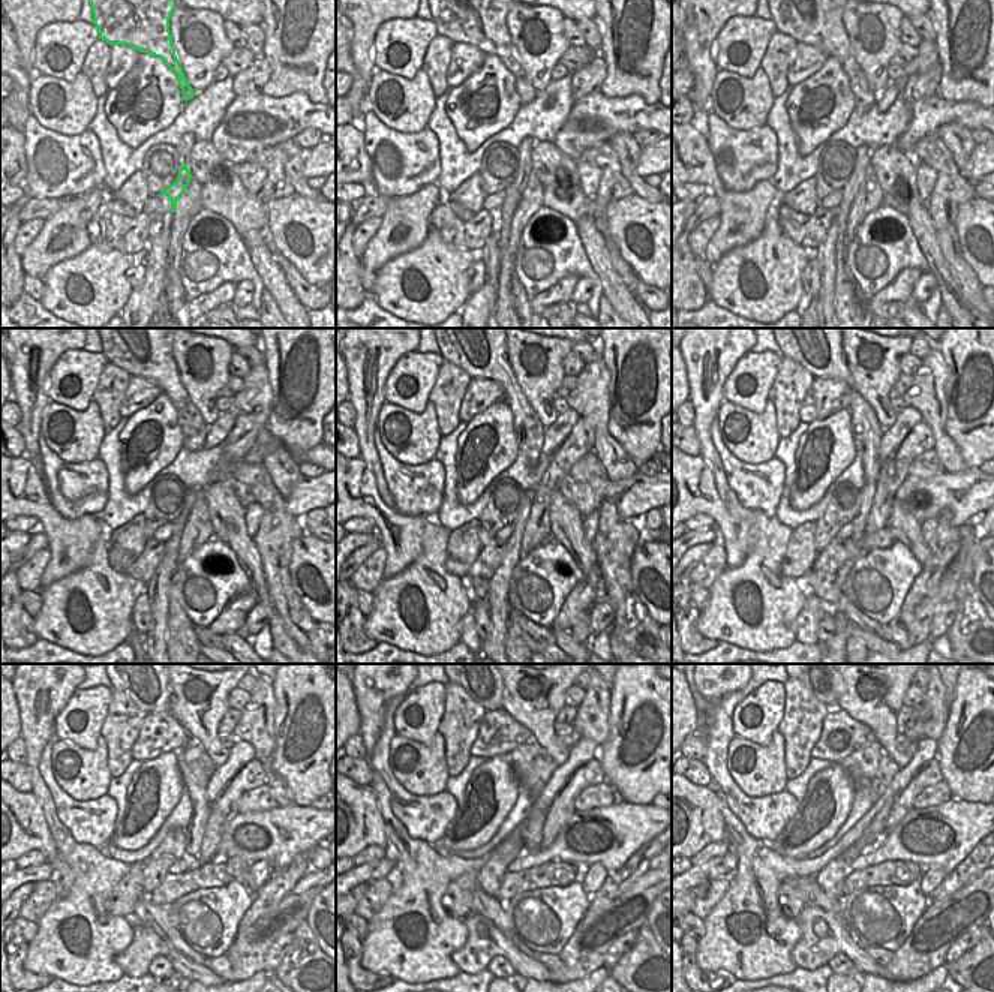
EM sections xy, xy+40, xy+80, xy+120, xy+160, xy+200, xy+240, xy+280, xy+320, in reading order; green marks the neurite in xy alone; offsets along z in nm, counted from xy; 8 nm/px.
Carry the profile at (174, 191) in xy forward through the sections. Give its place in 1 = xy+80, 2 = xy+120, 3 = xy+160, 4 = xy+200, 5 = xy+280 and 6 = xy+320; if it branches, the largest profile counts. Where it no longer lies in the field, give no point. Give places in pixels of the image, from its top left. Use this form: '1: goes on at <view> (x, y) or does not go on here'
1: goes on at xy+80 (825, 252)
2: goes on at xy+120 (158, 588)
3: goes on at xy+160 (498, 585)
4: goes on at xy+200 (823, 358)
5: goes on at xy+280 (489, 694)
6: goes on at xy+320 (828, 694)

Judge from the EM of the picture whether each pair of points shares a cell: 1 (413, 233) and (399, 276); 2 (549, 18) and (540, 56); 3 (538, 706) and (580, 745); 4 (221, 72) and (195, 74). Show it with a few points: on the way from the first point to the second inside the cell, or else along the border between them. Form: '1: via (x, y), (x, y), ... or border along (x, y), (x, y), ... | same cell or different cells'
1: border along (429, 231), (420, 245), (390, 258), (377, 271) | different cells
2: via (549, 27), (549, 48) | same cell
3: border along (568, 749), (568, 757), (558, 766) | different cells
4: border along (219, 63), (212, 81) | different cells

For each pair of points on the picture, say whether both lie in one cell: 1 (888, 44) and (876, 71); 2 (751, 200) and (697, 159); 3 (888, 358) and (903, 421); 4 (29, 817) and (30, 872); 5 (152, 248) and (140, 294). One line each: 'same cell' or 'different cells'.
1: same cell
2: same cell
3: different cells
4: different cells
5: same cell

